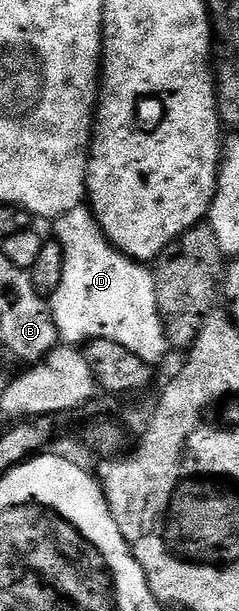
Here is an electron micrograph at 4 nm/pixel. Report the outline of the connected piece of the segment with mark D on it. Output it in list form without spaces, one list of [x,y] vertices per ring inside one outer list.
[[[84,203],[75,206],[75,210],[67,210],[67,214],[56,217],[52,224],[52,235],[63,246],[65,255],[63,282],[59,282],[59,290],[55,290],[51,297],[53,317],[60,339],[69,346],[81,346],[95,339],[110,339],[137,354],[143,362],[157,366],[157,363],[171,352],[171,345],[159,314],[154,273],[150,269],[148,272],[145,269],[148,267],[142,261],[124,256],[107,239],[99,222],[93,216],[93,209]]]

